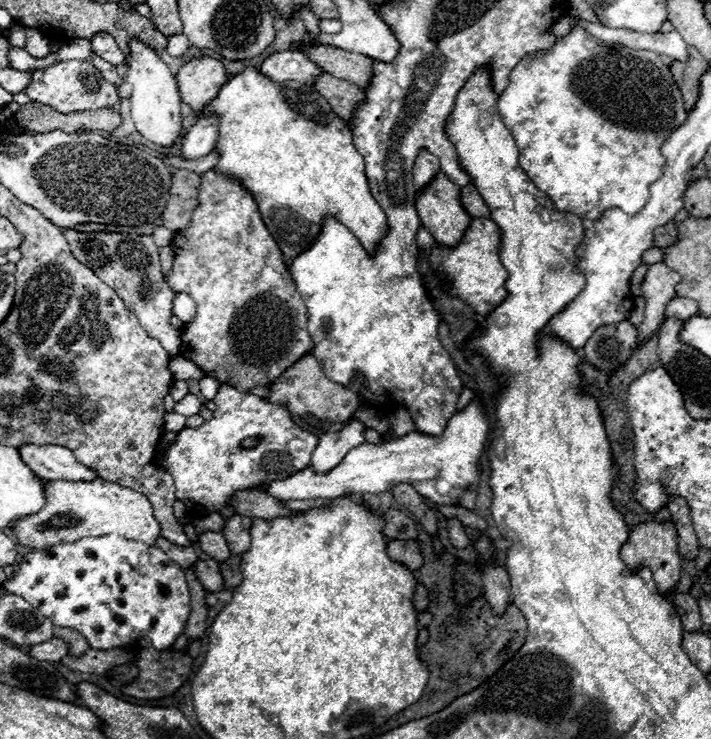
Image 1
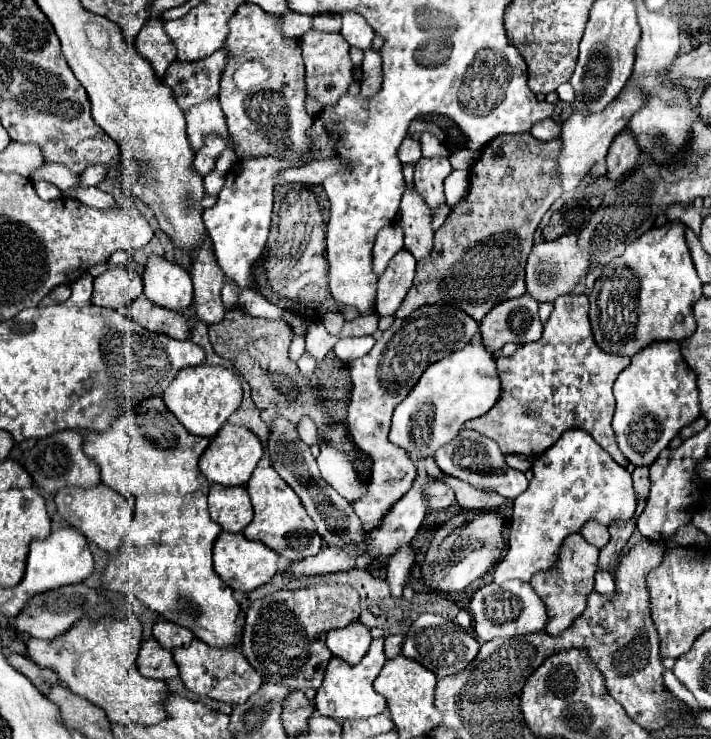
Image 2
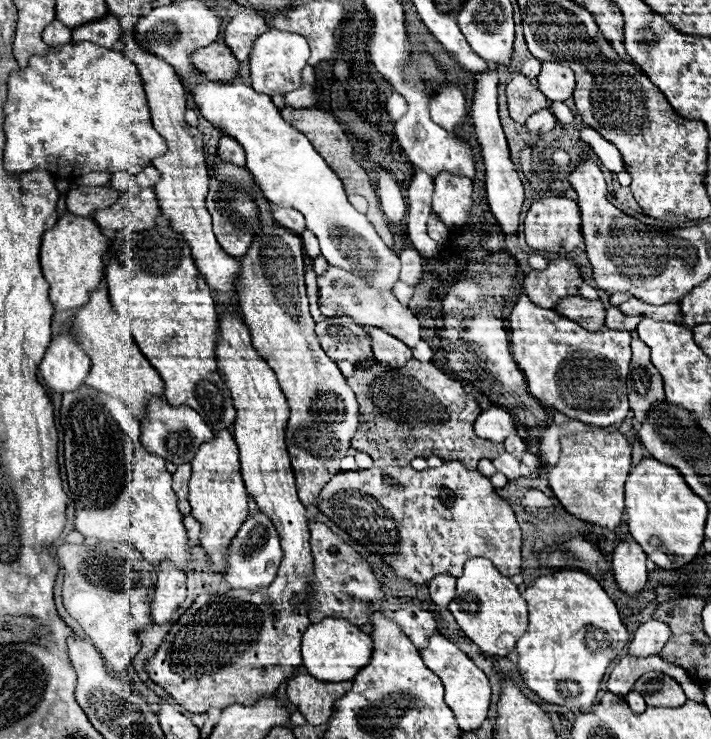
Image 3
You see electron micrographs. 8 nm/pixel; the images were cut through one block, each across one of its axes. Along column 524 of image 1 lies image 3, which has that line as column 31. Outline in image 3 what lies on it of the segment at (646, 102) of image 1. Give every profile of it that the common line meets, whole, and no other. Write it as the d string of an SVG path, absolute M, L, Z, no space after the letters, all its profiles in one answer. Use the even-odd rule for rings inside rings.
M60 44L42 56L32 56L26 68L8 78L8 100L4 106L4 166L10 176L46 170L58 180L72 180L88 172L140 174L154 158L166 154L166 140L154 130L138 68L120 52L94 44Z

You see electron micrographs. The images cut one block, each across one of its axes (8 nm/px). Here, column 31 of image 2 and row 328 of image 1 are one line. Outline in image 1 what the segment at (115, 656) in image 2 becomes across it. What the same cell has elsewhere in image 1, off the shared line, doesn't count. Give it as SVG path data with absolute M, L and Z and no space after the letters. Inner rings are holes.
M664 262L650 264L646 270L646 278L642 282L642 294L646 298L644 324L640 326L638 340L646 340L652 332L660 330L666 314L664 308L668 300L676 296L676 284L680 282L680 274L672 272Z

